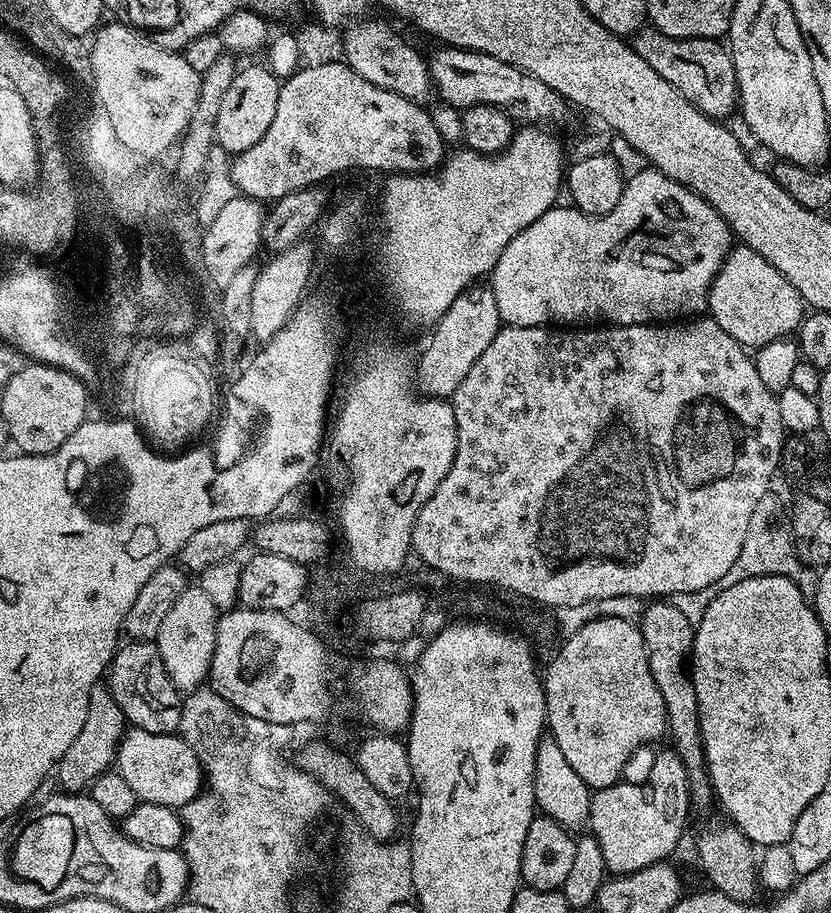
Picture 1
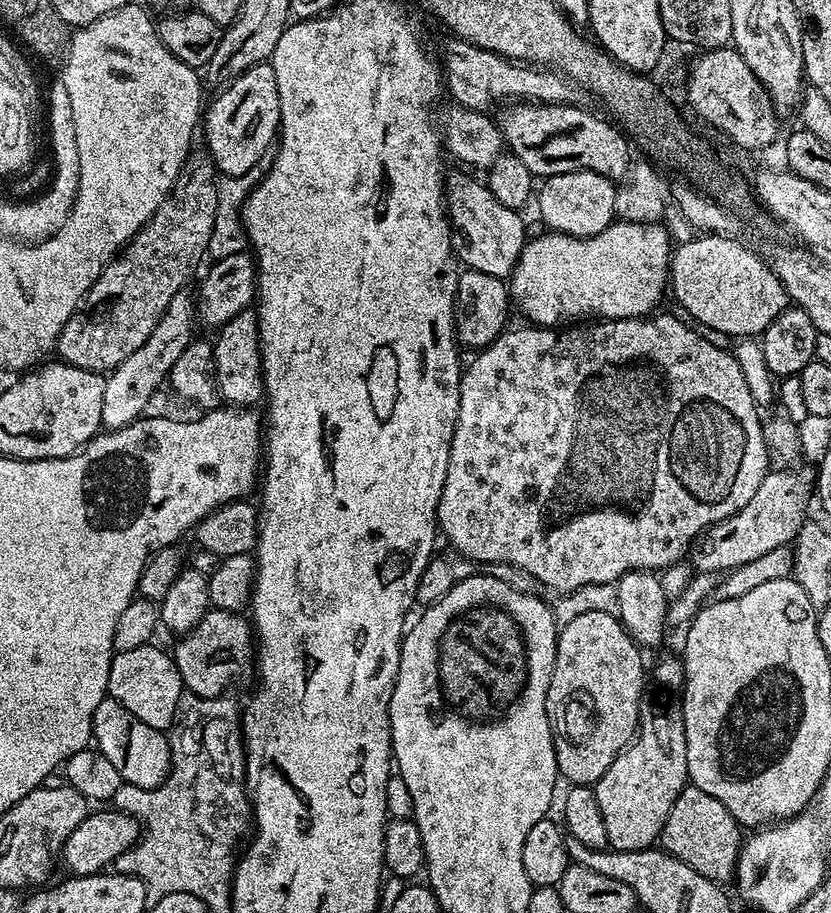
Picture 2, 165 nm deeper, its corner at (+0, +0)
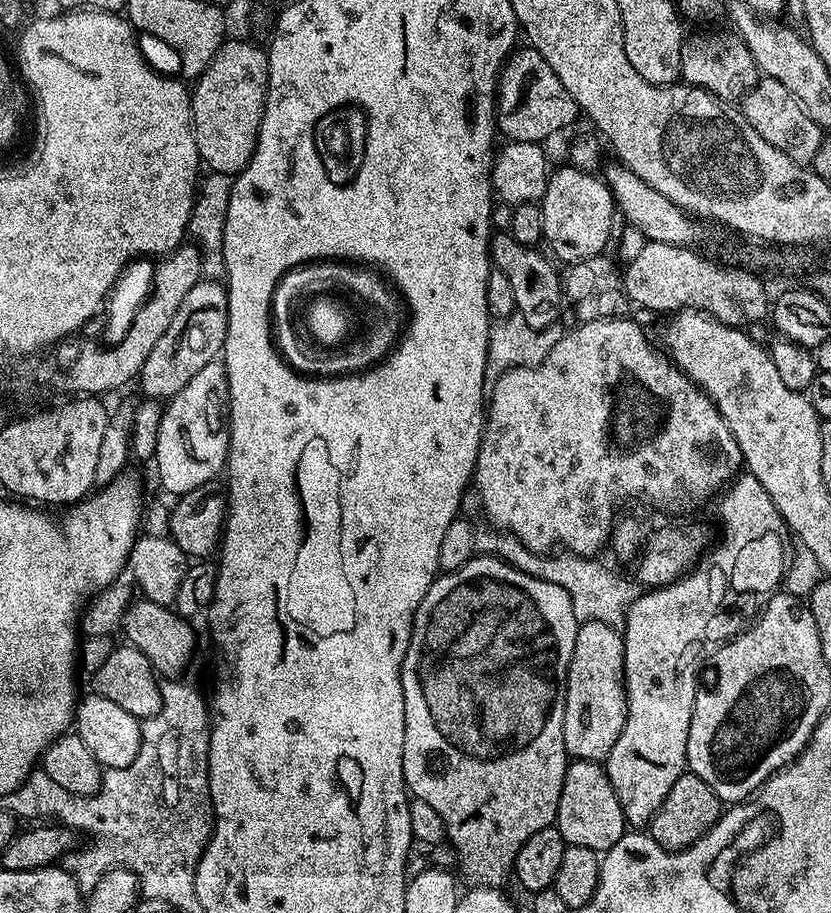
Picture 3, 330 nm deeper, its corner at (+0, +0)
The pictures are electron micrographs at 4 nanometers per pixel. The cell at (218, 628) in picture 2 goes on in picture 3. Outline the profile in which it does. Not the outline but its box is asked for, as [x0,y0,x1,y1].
[122,598,196,678]

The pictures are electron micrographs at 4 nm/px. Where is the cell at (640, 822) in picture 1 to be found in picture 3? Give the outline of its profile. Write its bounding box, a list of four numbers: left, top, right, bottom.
[606,474,786,826]

